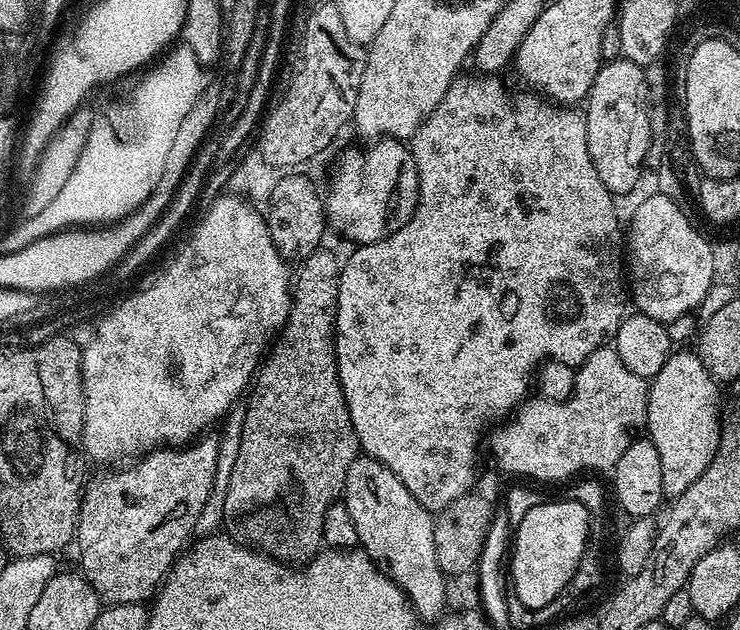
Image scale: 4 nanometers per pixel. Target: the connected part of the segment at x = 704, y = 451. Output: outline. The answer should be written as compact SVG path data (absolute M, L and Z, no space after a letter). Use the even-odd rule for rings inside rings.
M673 351L664 369L668 372L654 376L649 383L645 425L648 438L654 442L661 459L665 497L675 498L698 480L717 452L722 392L695 351ZM673 370L692 372L670 374Z

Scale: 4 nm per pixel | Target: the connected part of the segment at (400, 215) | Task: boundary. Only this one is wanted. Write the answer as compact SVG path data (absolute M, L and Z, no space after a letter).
M380 138L376 144L359 162L352 162L350 174L341 180L330 180L327 196L326 192L326 220L332 224L348 240L353 240L353 245L373 244L390 234L394 234L414 214L414 210L420 205L420 183L418 182L418 170L412 157L411 147L407 143L391 138Z

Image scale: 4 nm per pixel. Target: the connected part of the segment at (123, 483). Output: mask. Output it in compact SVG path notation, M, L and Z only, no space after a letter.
M205 434L180 447L155 448L120 466L125 468L117 472L104 472L89 484L87 481L80 501L74 544L80 547L79 571L105 605L144 604L155 597L169 568L176 563L177 556L185 551L189 543L188 535L197 531L202 506L214 483L218 450L219 439L215 435Z

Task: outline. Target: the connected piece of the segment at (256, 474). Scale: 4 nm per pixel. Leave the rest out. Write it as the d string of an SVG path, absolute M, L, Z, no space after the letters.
M321 246L314 250L305 260L299 261L294 272L294 283L290 289L292 304L288 308L288 320L278 333L278 339L271 345L266 359L259 365L254 377L254 383L247 397L248 410L243 411L242 442L239 443L238 458L235 459L234 470L230 475L230 486L226 493L226 506L223 527L227 535L233 540L249 545L257 552L279 560L289 566L300 566L312 559L321 551L324 535L322 534L322 518L326 518L326 510L343 493L346 482L346 470L350 470L350 462L354 462L361 455L360 439L350 418L350 410L346 406L346 398L342 394L342 386L338 378L338 366L336 365L336 307L338 306L338 286L340 285L341 257L336 257L327 246Z

